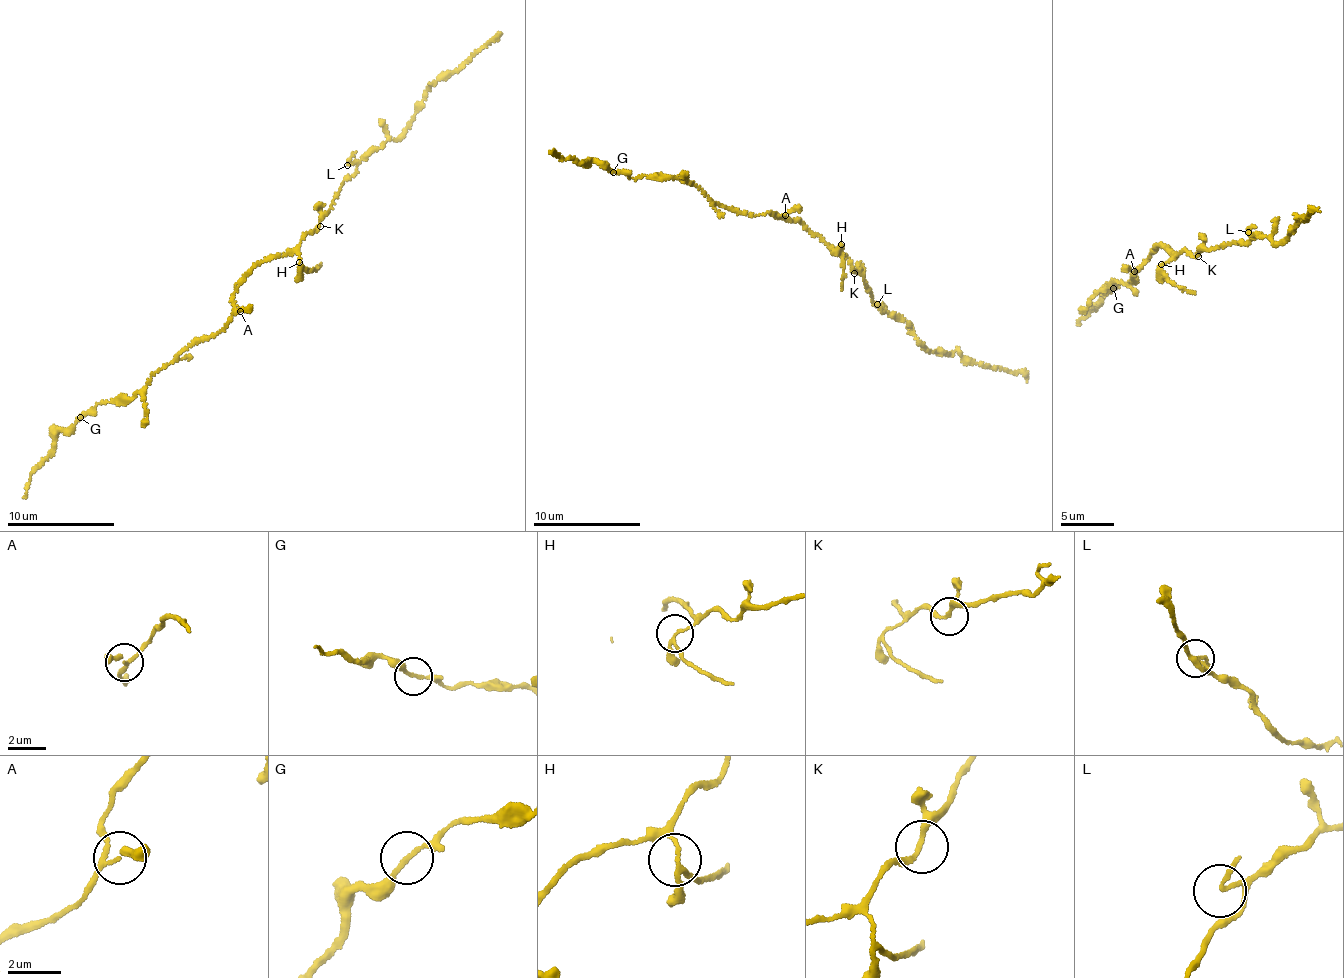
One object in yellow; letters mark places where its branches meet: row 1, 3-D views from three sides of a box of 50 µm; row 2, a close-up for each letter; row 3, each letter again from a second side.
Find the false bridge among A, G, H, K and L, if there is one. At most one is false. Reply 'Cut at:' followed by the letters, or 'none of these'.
Cut at: H

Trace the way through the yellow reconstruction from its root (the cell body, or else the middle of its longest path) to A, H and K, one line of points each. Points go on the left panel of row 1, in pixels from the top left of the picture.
A: (256, 266), (234, 295), (233, 301), (240, 311)
H: (256, 266), (270, 258), (295, 252), (299, 263)
K: (256, 266), (287, 254), (306, 234), (320, 226)

